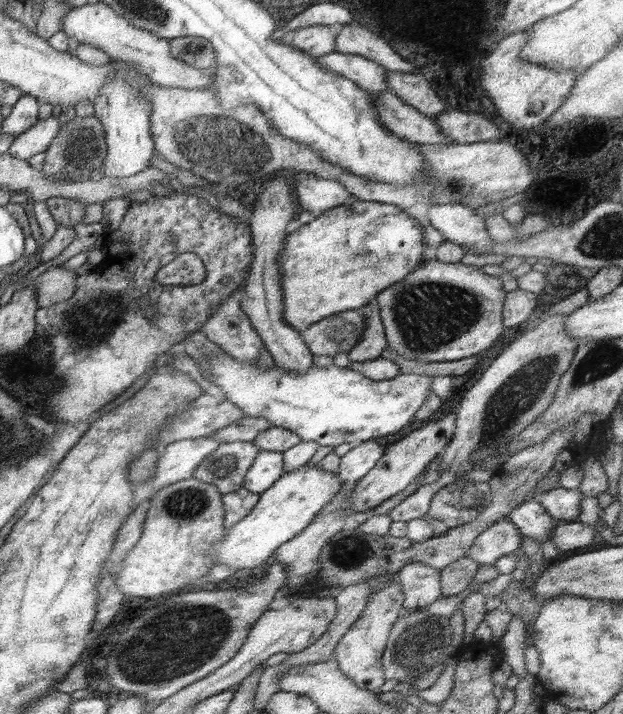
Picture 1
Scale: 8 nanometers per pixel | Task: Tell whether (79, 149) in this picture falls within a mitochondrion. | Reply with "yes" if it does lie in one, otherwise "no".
yes

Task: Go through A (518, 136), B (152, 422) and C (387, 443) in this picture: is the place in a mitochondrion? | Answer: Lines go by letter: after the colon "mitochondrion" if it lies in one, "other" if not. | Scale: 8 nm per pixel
A: other
B: other
C: other

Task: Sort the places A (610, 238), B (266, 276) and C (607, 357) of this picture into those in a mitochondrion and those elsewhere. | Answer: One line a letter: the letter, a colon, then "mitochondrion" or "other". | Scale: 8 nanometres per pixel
A: mitochondrion
B: other
C: mitochondrion

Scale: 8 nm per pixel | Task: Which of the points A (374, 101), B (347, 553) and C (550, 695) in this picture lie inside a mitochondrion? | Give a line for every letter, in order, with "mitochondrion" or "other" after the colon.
A: other
B: mitochondrion
C: other

